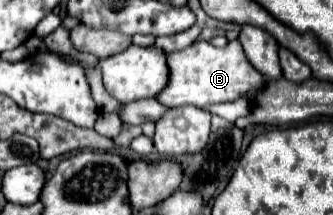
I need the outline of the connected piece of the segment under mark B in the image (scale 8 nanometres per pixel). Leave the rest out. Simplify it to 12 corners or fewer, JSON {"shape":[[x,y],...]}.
{"shape":[[239,40],[169,54],[157,96],[174,108],[229,102],[267,86]]}

